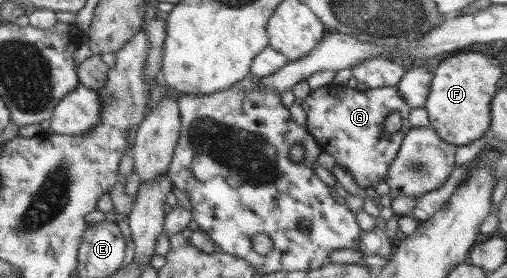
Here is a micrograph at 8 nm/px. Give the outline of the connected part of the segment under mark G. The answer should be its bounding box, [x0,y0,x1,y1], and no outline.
[301,82,412,190]

